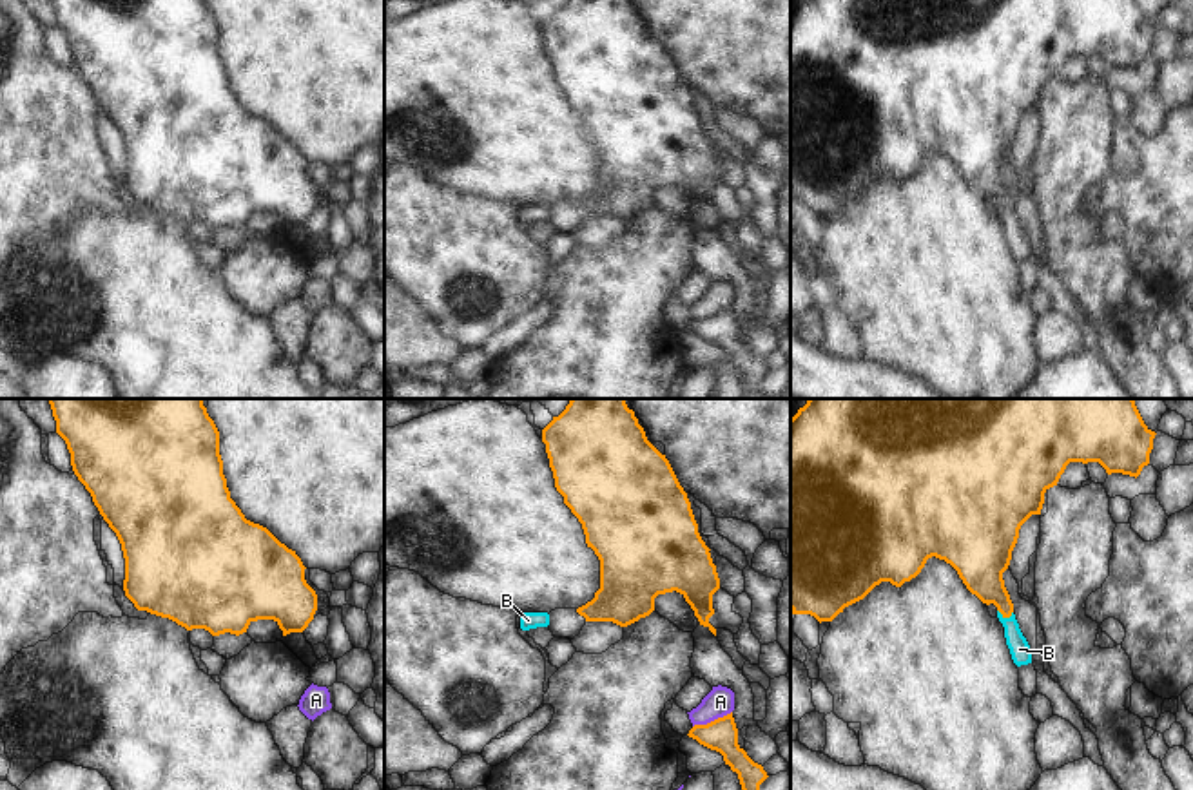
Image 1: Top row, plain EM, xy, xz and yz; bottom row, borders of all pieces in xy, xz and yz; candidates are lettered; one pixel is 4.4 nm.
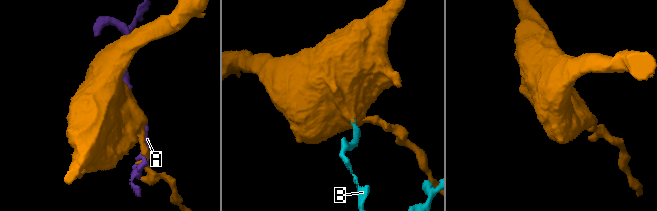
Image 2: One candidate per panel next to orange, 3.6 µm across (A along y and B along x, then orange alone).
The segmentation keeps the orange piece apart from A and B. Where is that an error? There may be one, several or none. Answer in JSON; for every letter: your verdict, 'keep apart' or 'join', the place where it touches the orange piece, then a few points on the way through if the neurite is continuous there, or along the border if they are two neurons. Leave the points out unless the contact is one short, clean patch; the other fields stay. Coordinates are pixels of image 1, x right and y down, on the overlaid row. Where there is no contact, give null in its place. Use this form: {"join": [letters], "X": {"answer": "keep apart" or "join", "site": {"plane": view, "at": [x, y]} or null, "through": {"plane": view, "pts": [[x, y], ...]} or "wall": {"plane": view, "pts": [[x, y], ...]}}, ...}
{"join": ["B"], "A": {"answer": "keep apart", "site": {"plane": "xz", "at": [711, 722]}, "wall": {"plane": "xz", "pts": [[731, 711], [693, 727]]}}, "B": {"answer": "join", "site": {"plane": "yz", "at": [1005, 616]}, "through": {"plane": "yz", "pts": [[981, 566], [1005, 616], [1019, 649]]}}}

